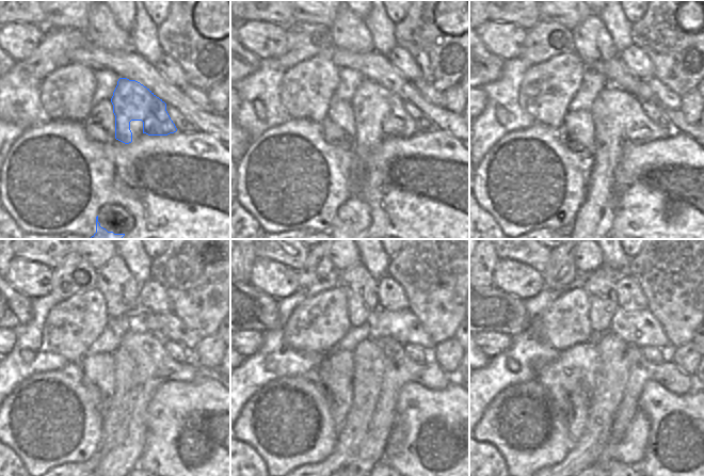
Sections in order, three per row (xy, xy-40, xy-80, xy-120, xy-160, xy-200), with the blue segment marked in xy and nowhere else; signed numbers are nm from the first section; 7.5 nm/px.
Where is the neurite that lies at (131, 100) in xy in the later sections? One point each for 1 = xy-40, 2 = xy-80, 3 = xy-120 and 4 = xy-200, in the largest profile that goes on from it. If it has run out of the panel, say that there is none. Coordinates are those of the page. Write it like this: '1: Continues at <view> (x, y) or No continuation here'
1: Continues at xy-40 (371, 101)
2: Continues at xy-80 (595, 216)
3: Continues at xy-120 (158, 367)
4: Continues at xy-200 (641, 370)

